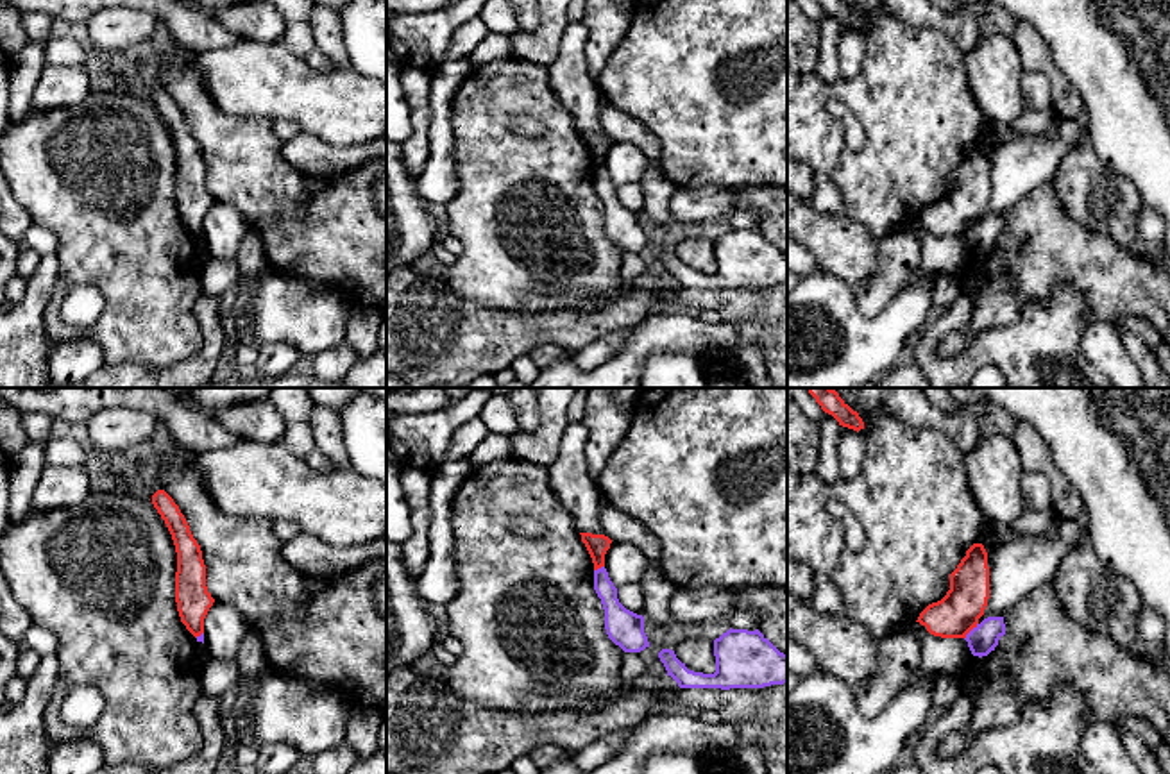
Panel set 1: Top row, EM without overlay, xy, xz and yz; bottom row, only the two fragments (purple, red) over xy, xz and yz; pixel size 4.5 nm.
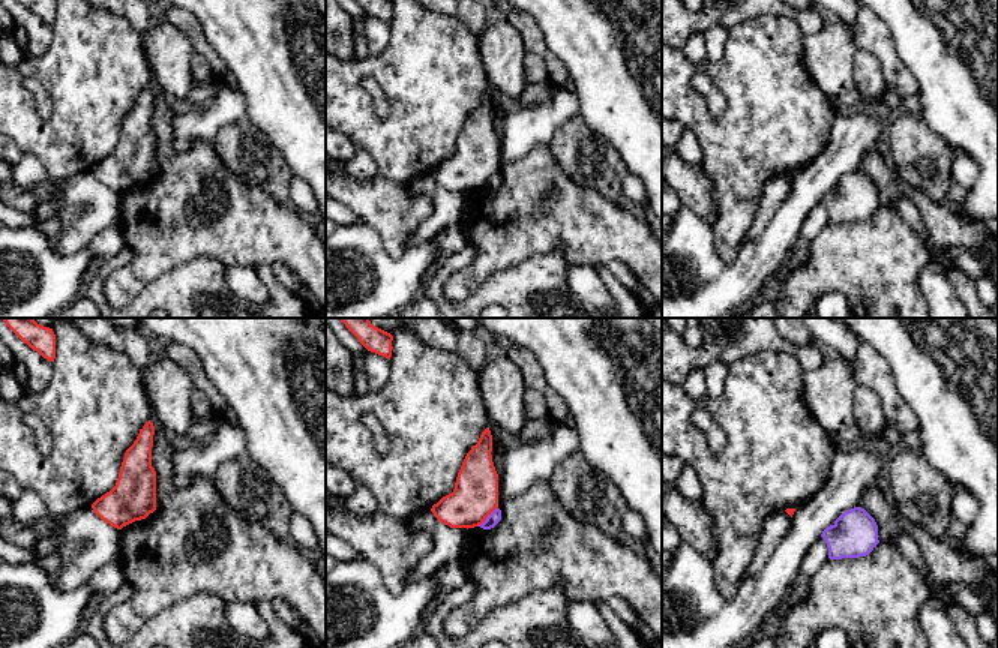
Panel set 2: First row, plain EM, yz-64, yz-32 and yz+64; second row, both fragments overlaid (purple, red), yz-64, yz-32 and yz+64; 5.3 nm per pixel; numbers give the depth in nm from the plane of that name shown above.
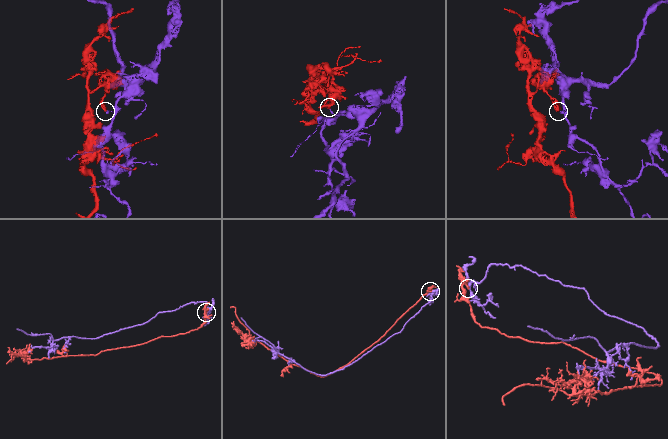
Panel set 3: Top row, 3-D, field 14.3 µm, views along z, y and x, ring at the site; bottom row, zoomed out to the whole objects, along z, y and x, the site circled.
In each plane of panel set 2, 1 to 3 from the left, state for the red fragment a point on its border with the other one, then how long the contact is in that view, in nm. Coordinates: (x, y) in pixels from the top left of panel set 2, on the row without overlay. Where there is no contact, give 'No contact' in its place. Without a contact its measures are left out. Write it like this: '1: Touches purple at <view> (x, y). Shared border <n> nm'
1: No contact
2: Touches purple at yz-32 (486, 182). Shared border 150 nm
3: No contact

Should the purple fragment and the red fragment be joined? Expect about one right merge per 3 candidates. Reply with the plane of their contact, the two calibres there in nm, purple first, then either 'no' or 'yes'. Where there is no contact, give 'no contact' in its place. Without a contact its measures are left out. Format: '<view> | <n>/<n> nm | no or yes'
yz | 130/190 nm | no

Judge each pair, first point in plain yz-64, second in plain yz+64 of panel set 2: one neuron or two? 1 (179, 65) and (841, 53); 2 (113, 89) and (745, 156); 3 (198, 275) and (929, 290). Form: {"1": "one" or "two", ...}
{"1": "one", "2": "one", "3": "two"}

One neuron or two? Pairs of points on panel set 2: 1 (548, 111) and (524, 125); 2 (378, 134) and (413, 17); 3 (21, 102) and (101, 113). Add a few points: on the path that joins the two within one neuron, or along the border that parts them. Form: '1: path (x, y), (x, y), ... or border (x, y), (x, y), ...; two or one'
1: path (542, 117), (535, 125), (530, 125); one
2: path (407, 105), (413, 99), (413, 45); one
3: path (32, 125), (41, 134), (75, 134), (78, 131); one

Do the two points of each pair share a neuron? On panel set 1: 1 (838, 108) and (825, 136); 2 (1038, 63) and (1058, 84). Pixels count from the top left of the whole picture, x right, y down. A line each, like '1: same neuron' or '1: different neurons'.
1: different neurons
2: same neuron

